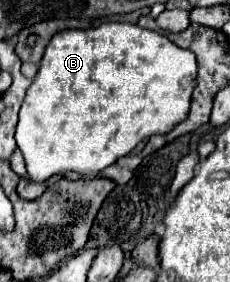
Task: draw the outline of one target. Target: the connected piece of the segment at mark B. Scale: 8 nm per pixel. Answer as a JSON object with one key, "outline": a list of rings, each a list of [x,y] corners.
{"outline":[[[104,22],[88,30],[58,32],[26,90],[16,126],[16,142],[24,154],[26,170],[34,182],[44,182],[54,174],[72,170],[78,174],[98,174],[118,158],[130,154],[142,140],[168,132],[188,114],[190,96],[196,84],[196,56],[178,48],[166,36],[126,22]]]}

